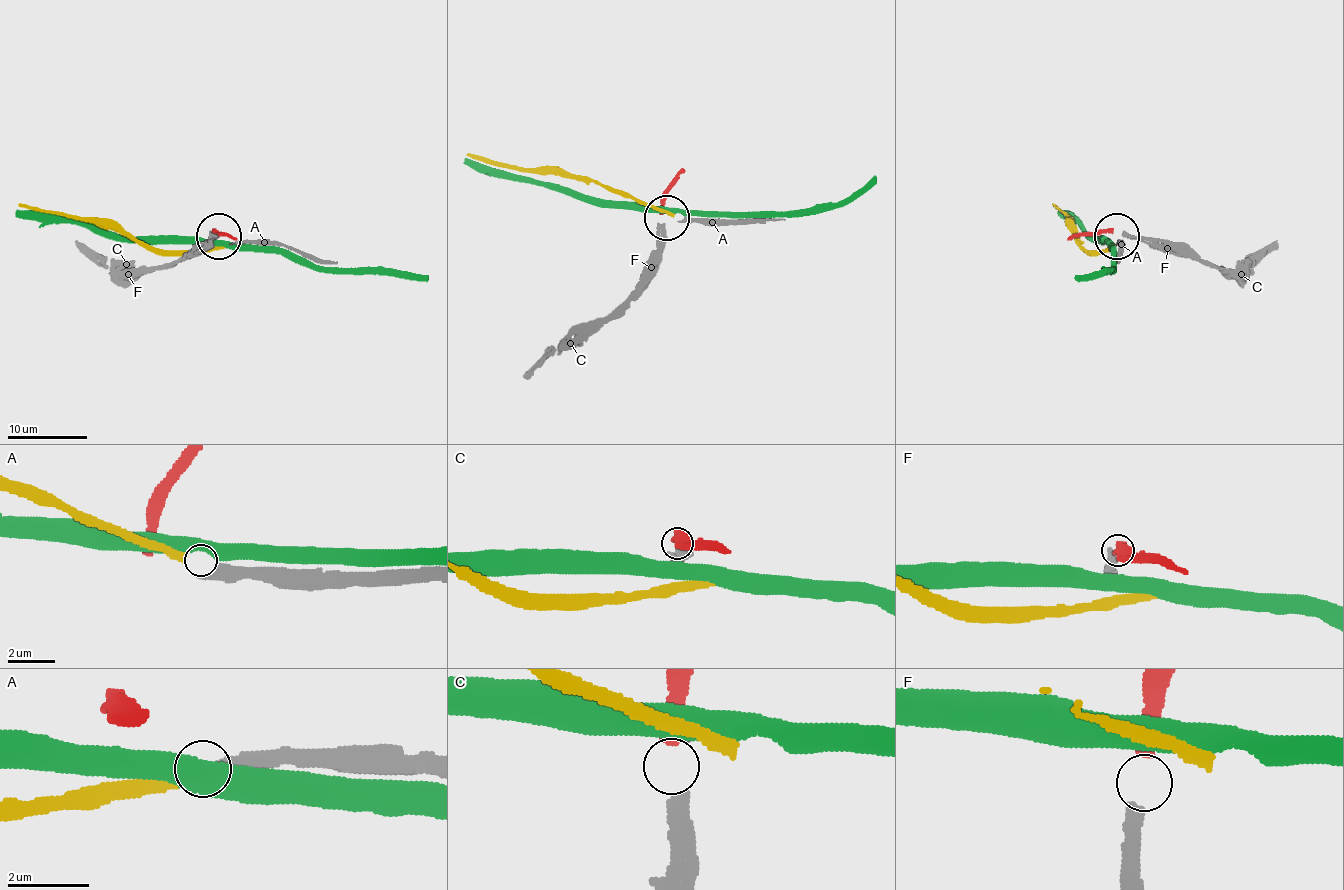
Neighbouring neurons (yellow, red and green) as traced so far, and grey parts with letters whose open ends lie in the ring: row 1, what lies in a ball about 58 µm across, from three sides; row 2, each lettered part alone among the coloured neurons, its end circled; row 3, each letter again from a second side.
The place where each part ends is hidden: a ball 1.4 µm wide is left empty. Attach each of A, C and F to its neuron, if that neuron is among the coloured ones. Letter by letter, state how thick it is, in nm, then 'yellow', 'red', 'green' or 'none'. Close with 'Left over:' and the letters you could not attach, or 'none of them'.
A: calibre 260 nm; yellow
C: calibre 300 nm; none
F: calibre 400 nm; red
Left over: C

